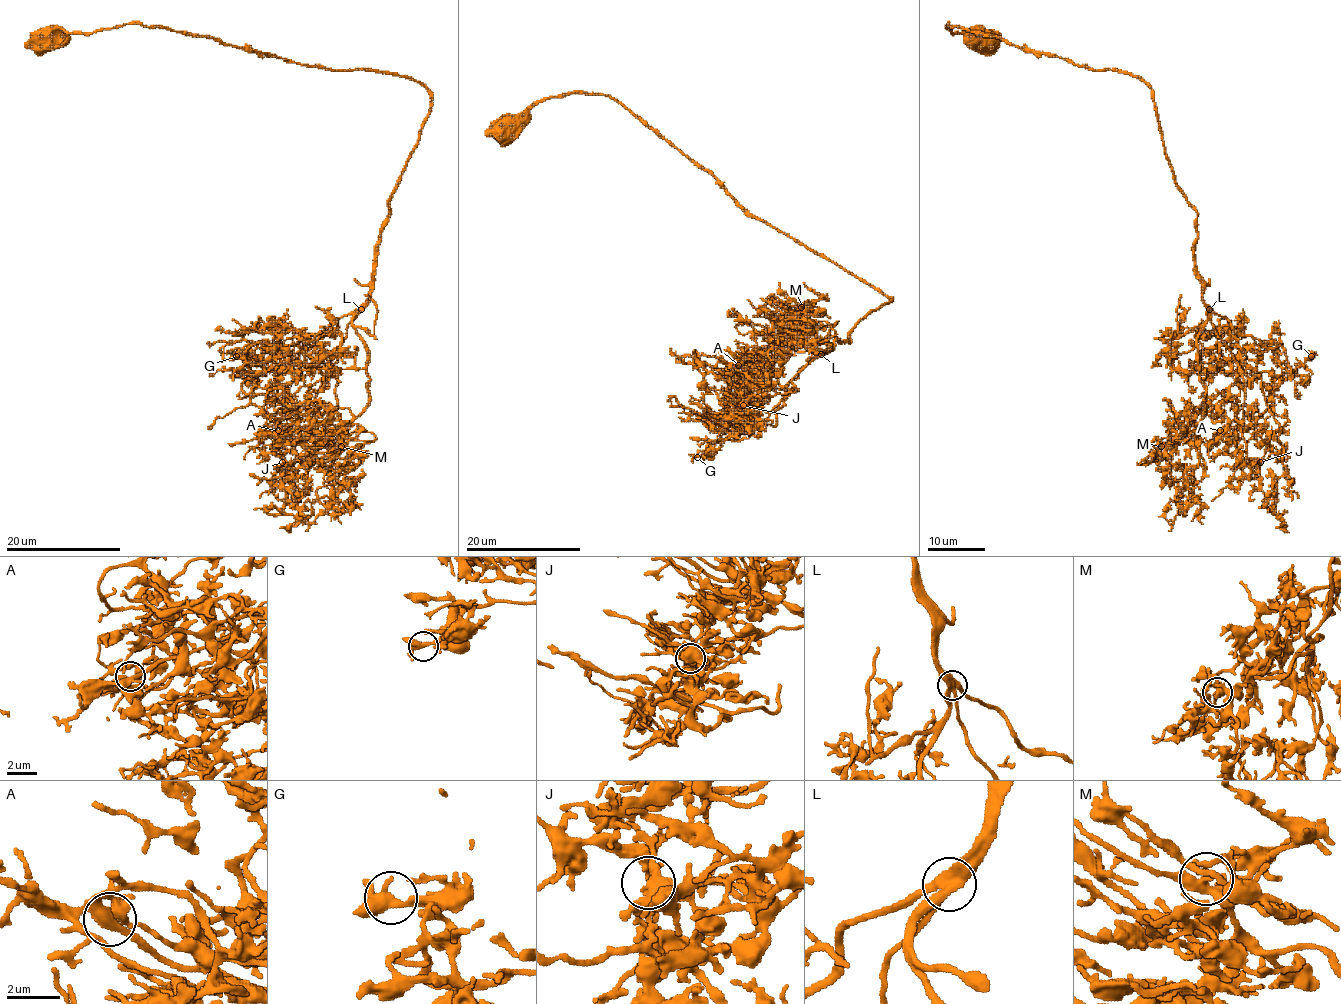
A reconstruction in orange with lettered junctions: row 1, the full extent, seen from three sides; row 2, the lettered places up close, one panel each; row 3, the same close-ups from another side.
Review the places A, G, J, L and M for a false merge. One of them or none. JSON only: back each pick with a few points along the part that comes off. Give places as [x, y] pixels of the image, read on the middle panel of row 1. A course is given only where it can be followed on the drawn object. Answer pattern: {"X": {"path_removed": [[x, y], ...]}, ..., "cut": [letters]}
{"cut": []}

